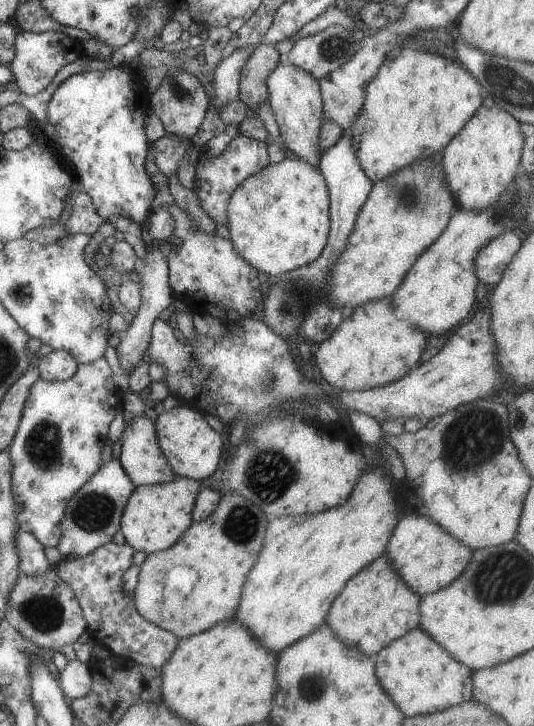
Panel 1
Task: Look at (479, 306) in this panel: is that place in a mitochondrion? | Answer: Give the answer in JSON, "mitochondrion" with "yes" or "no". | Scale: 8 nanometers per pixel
{"mitochondrion":"no"}

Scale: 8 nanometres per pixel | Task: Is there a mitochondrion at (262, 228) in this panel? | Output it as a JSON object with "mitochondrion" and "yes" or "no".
{"mitochondrion":"no"}

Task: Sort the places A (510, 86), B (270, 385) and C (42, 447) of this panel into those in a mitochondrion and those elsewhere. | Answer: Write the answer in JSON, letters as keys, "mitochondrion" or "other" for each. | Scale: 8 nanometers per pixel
{"A":"mitochondrion","B":"mitochondrion","C":"mitochondrion"}

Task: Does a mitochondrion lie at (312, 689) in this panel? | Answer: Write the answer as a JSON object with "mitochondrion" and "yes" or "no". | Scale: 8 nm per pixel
{"mitochondrion":"yes"}

